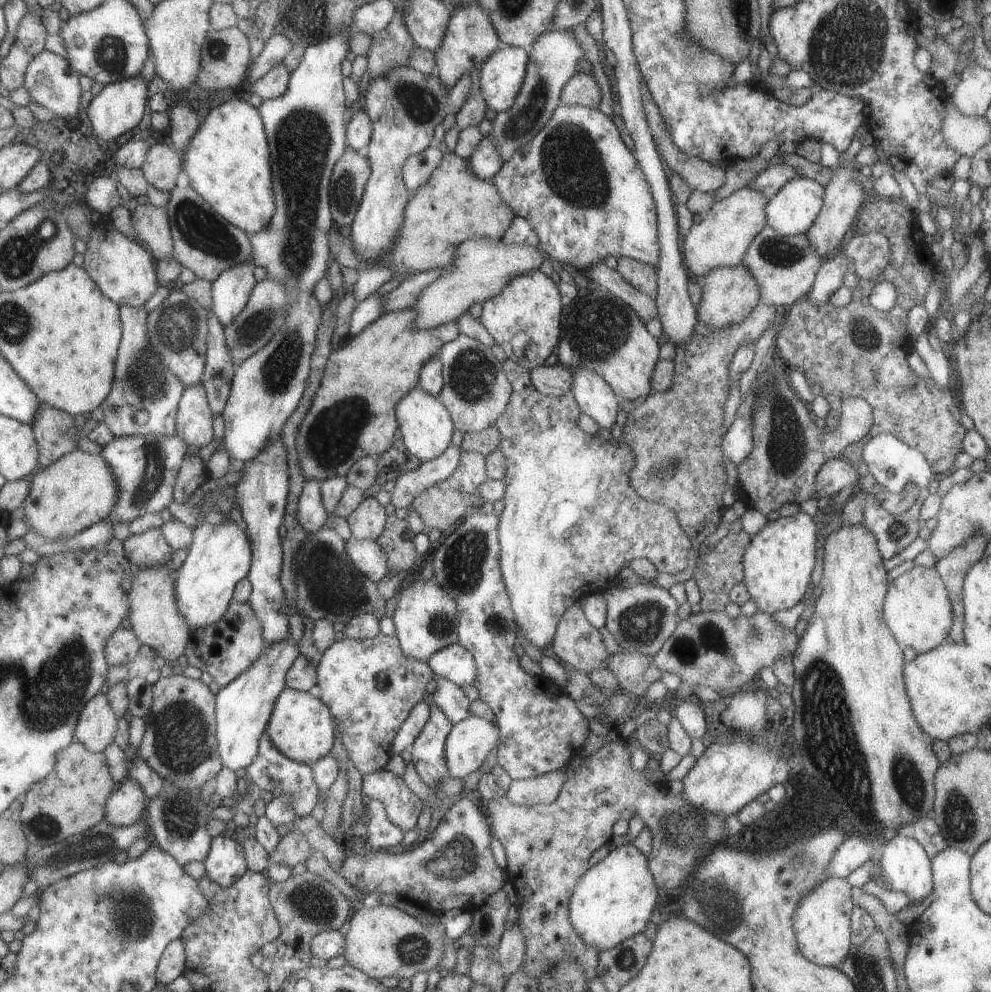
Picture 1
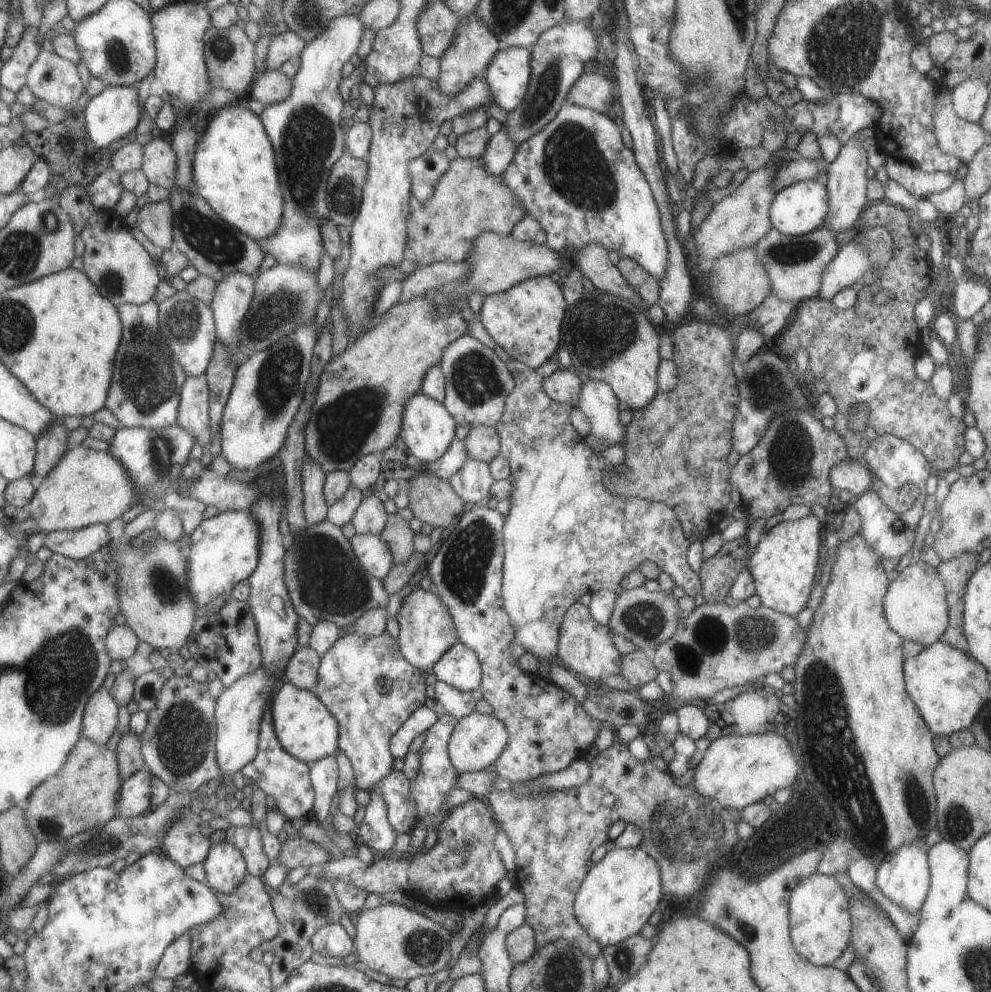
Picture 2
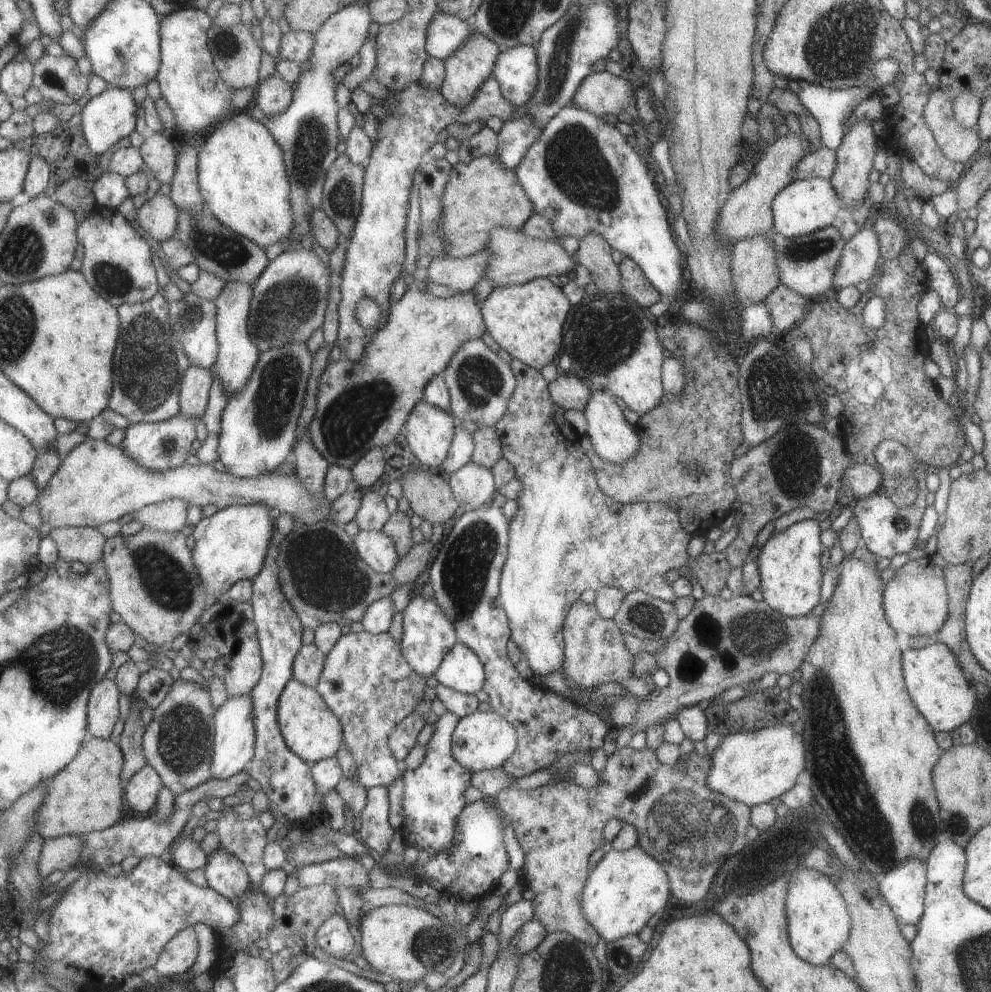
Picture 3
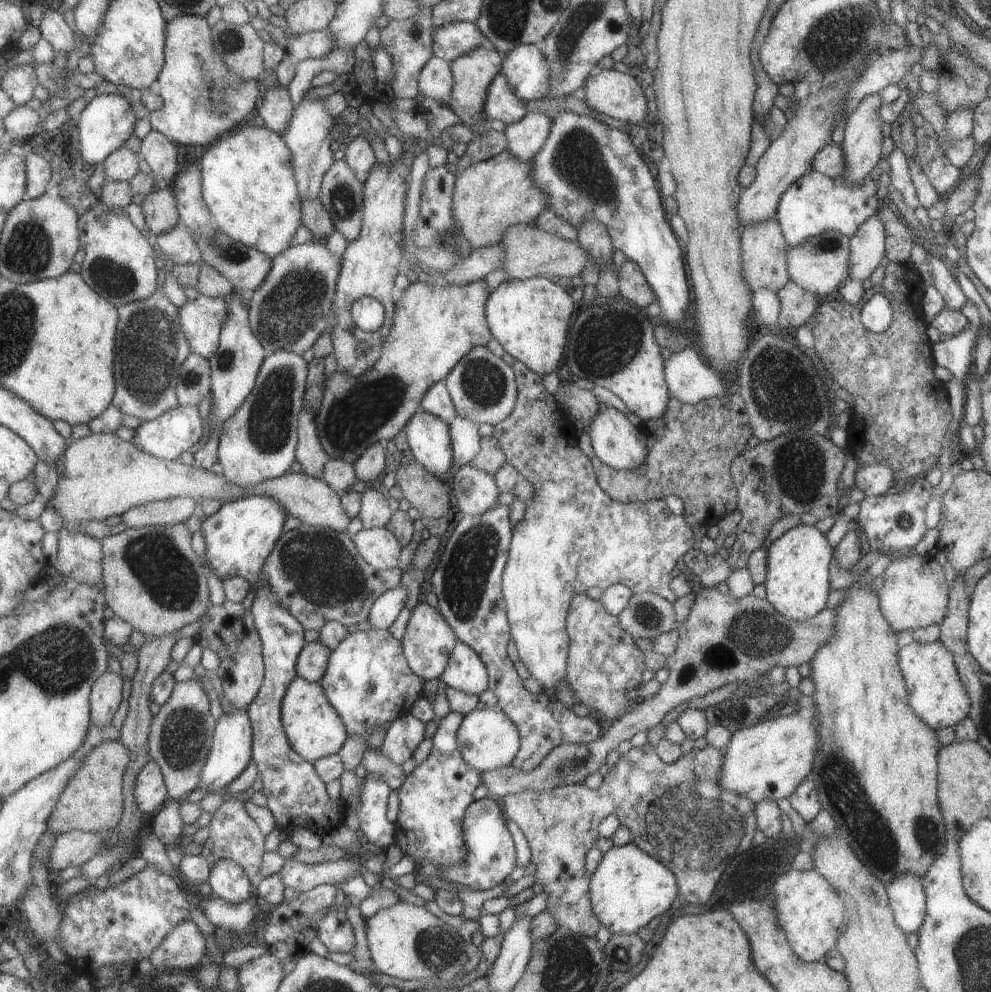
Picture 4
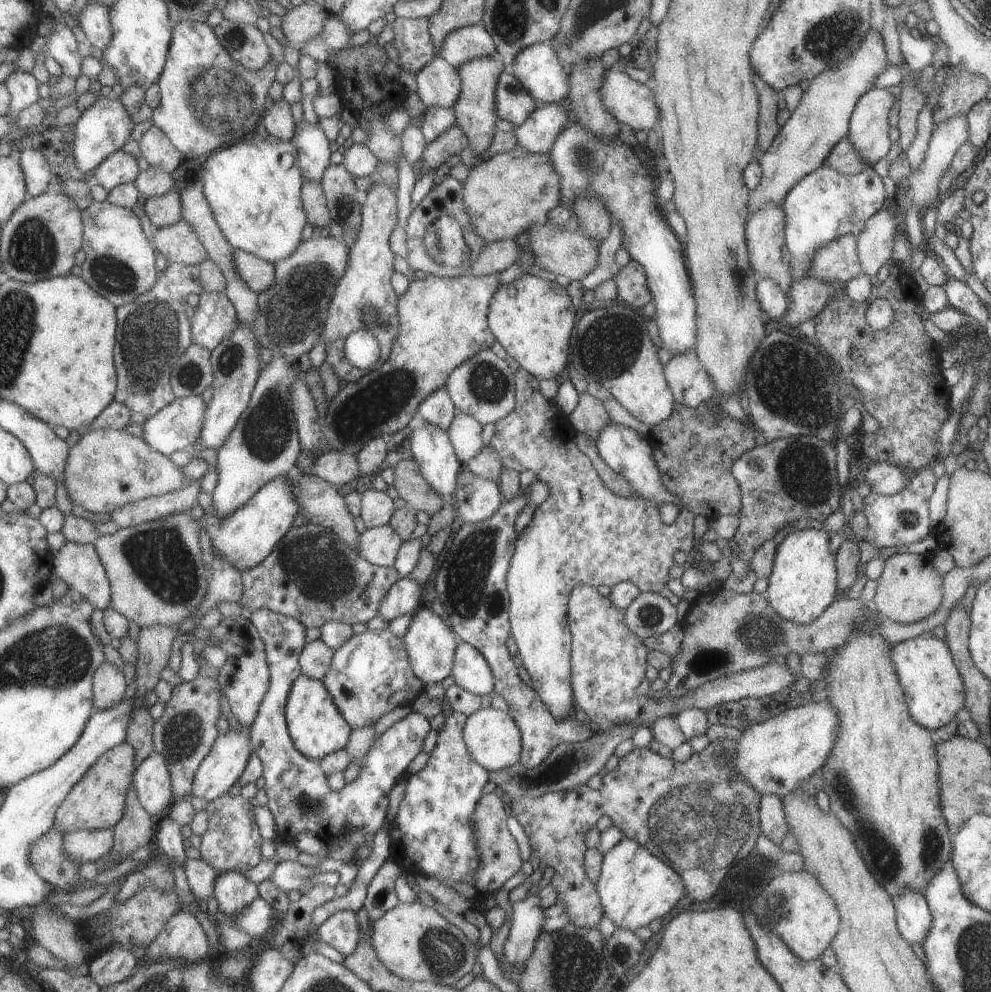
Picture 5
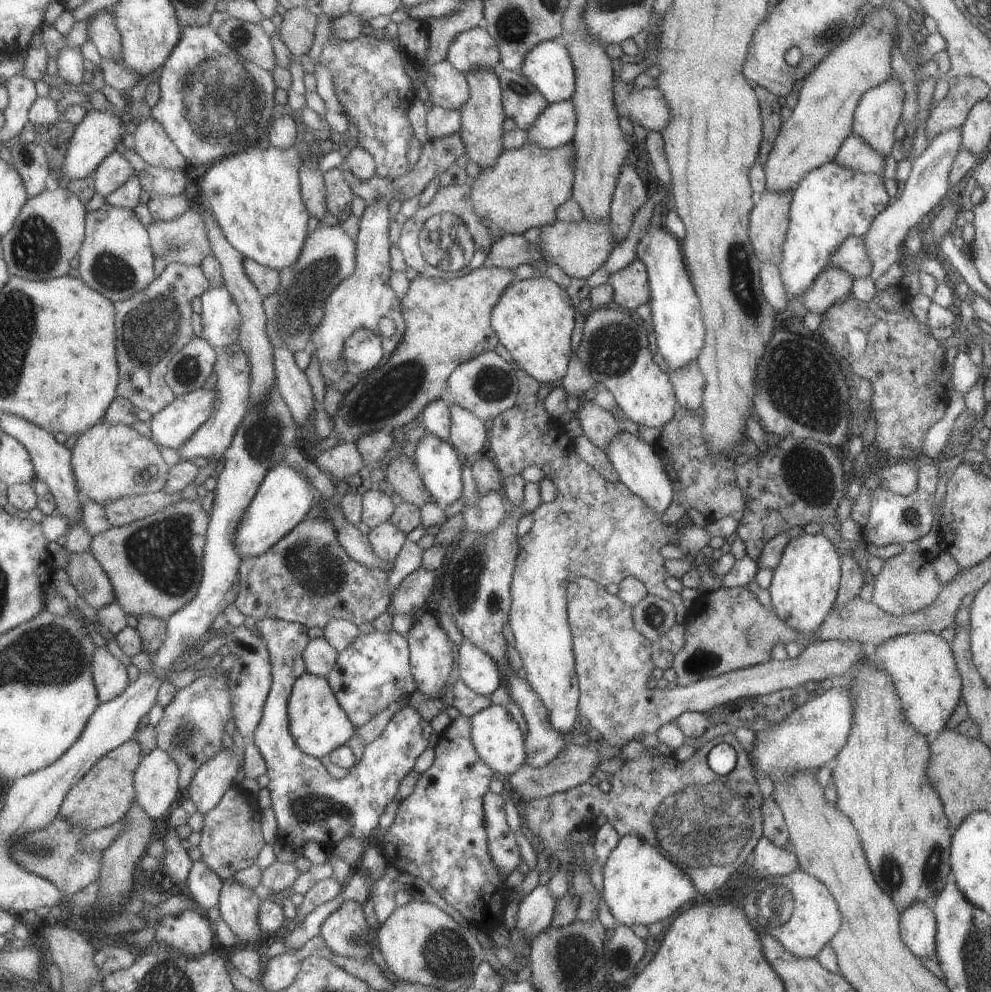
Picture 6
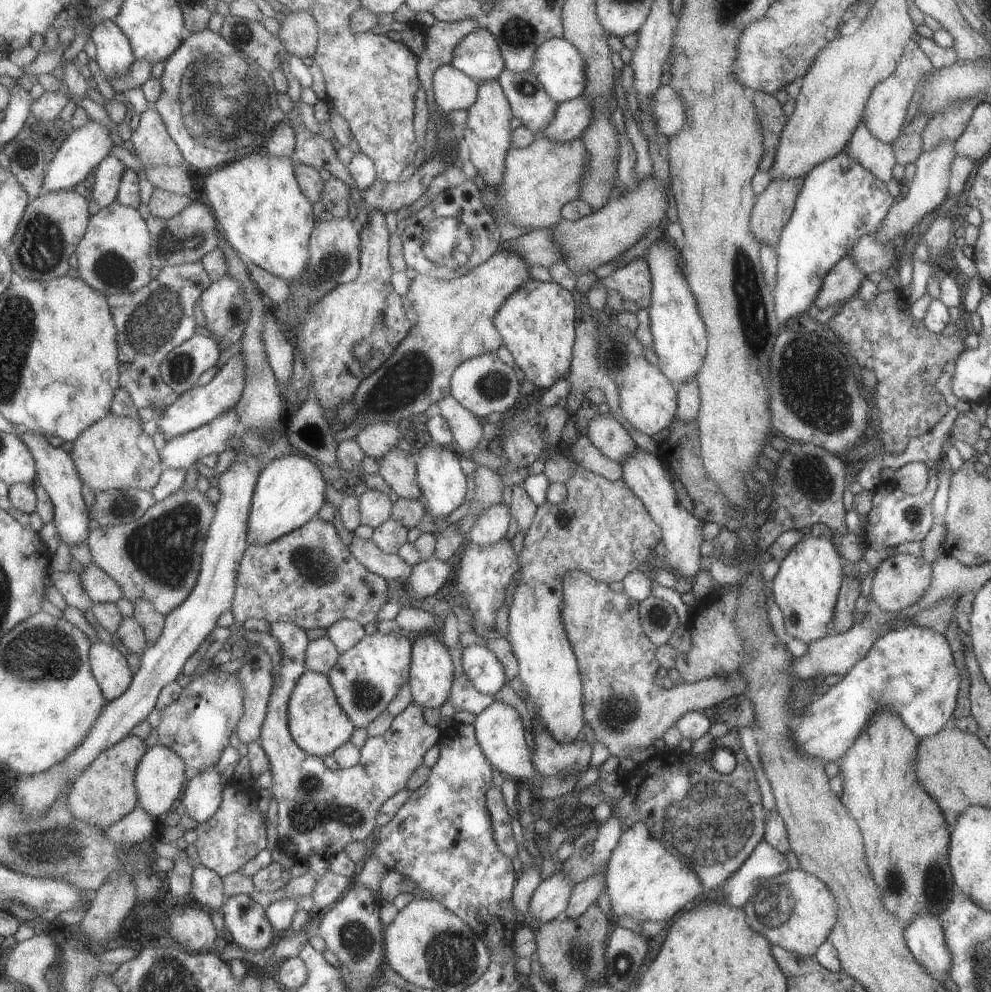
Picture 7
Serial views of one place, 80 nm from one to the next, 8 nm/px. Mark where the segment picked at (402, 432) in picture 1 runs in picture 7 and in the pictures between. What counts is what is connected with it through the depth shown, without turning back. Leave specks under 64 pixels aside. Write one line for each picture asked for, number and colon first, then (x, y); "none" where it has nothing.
2: (427, 429)
3: (428, 431)
4: (427, 436)
5: (432, 451)
6: (439, 465)
7: (441, 481)

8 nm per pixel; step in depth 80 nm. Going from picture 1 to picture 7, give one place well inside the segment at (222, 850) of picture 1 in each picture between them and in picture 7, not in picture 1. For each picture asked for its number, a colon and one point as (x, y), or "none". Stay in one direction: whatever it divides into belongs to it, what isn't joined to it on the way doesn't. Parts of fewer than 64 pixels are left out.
2: (225, 869)
3: (225, 873)
4: (228, 881)
5: (233, 891)
6: (239, 905)
7: (245, 919)

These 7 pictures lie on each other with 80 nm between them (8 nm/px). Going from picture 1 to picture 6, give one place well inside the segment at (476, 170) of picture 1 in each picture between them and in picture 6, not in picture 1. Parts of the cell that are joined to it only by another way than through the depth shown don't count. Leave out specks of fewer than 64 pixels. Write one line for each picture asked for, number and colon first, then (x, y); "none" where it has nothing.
2: (499, 150)
3: (515, 136)
4: (523, 138)
5: (535, 134)
6: (554, 126)

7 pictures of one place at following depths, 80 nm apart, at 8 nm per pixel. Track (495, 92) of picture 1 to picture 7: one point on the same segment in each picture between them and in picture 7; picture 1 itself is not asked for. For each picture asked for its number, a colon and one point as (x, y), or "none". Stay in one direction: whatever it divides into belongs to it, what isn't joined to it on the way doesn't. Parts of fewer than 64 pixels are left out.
2: (507, 76)
3: (515, 70)
4: (524, 69)
5: (535, 68)
6: (548, 67)
7: (558, 67)

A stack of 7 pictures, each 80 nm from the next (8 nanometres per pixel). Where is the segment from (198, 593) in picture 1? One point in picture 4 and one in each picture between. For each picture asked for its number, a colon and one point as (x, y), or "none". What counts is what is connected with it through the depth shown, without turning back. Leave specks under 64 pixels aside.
2: (225, 549)
3: (231, 545)
4: (240, 536)

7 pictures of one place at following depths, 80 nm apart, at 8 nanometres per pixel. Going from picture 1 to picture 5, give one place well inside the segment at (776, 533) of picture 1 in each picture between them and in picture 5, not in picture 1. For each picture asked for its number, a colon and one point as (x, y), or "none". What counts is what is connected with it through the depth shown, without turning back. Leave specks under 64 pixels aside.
2: (783, 564)
3: (790, 577)
4: (796, 584)
5: (802, 583)

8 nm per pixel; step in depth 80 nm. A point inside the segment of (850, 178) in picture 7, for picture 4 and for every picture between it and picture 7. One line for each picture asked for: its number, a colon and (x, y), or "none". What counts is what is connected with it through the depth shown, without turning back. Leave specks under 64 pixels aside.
4: (815, 203)
5: (823, 205)
6: (830, 202)

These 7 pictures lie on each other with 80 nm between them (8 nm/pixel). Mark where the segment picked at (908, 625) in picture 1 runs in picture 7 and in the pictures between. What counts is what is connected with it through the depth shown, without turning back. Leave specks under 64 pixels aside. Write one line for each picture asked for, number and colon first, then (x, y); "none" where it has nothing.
2: (914, 604)
3: (915, 601)
4: (915, 593)
5: (909, 589)
6: (906, 583)
7: (899, 581)

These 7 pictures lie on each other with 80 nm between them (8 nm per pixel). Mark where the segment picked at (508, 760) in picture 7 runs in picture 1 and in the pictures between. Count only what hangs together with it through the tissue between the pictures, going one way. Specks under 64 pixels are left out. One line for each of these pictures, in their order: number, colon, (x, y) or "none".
1: (468, 743)
2: (477, 740)
3: (482, 740)
4: (486, 739)
5: (491, 736)
6: (496, 738)

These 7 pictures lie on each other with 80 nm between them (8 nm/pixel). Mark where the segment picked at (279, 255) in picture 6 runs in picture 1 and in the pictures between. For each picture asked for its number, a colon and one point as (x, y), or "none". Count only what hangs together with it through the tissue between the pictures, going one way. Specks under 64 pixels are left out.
1: (228, 163)
2: (235, 169)
3: (243, 179)
4: (248, 183)
5: (254, 186)

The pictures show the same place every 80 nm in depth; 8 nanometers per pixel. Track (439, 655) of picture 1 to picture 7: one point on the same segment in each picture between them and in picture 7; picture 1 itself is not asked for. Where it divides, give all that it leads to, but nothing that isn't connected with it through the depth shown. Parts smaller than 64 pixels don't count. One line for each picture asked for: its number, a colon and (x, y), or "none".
2: (458, 667)
3: (460, 670)
4: (464, 672)
5: (470, 671)
6: (479, 673)
7: (482, 669)

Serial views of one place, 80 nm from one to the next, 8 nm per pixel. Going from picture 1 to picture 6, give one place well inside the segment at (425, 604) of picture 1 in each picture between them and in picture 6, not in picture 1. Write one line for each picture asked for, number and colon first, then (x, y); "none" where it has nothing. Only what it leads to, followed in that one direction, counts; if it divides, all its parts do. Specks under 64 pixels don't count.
2: (426, 630)
3: (427, 636)
4: (427, 642)
5: (430, 644)
6: (430, 658)

